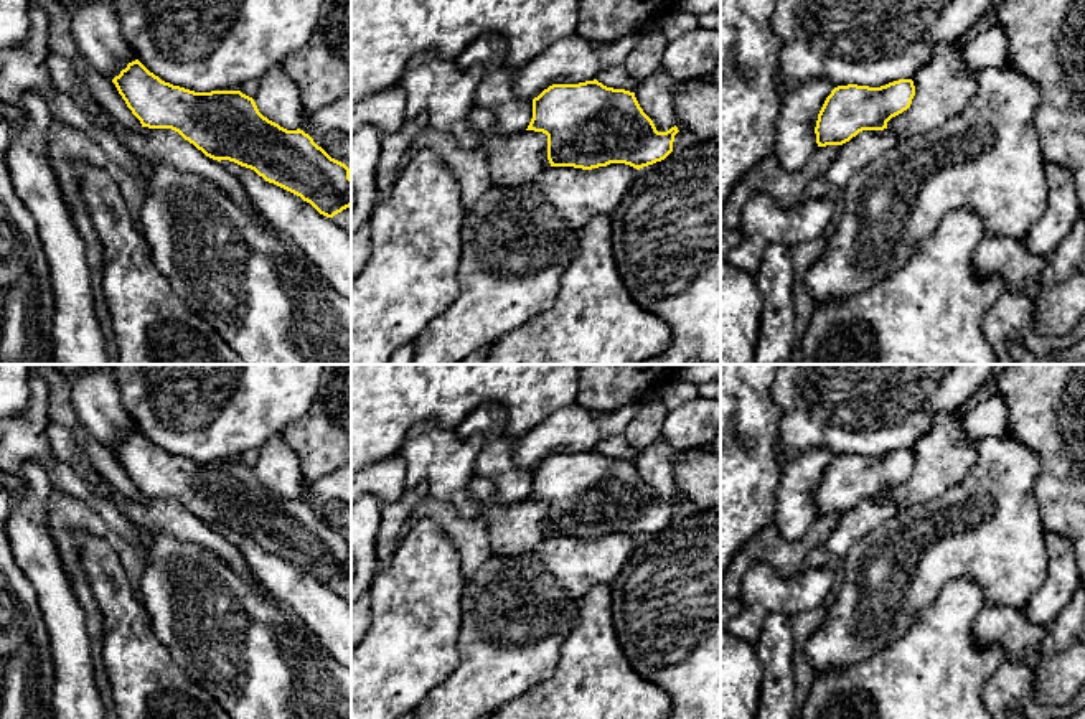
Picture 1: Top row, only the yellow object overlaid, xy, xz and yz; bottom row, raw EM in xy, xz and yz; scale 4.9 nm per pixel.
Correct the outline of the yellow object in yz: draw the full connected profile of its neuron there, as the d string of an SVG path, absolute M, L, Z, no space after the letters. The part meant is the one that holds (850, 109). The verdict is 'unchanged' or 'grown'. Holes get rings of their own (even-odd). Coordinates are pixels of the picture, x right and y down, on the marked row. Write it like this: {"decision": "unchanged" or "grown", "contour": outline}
{"decision": "unchanged", "contour": "M912 79L881 87L838 86L826 97L816 120L818 147L843 145L862 130L884 130L887 122L907 110L915 96Z"}

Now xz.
{"decision": "unchanged", "contour": "M597 79L552 84L533 99L526 130L547 135L551 167L592 170L625 163L636 170L673 152L678 127L658 132L635 92L607 87Z"}

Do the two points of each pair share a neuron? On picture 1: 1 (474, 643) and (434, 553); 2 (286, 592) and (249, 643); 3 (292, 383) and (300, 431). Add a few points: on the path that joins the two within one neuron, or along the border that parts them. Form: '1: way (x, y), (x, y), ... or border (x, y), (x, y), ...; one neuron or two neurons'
1: border (467, 581), (462, 591), (457, 653); two neurons
2: border (267, 592), (309, 627); two neurons
3: border (320, 386), (309, 409), (281, 432); two neurons

